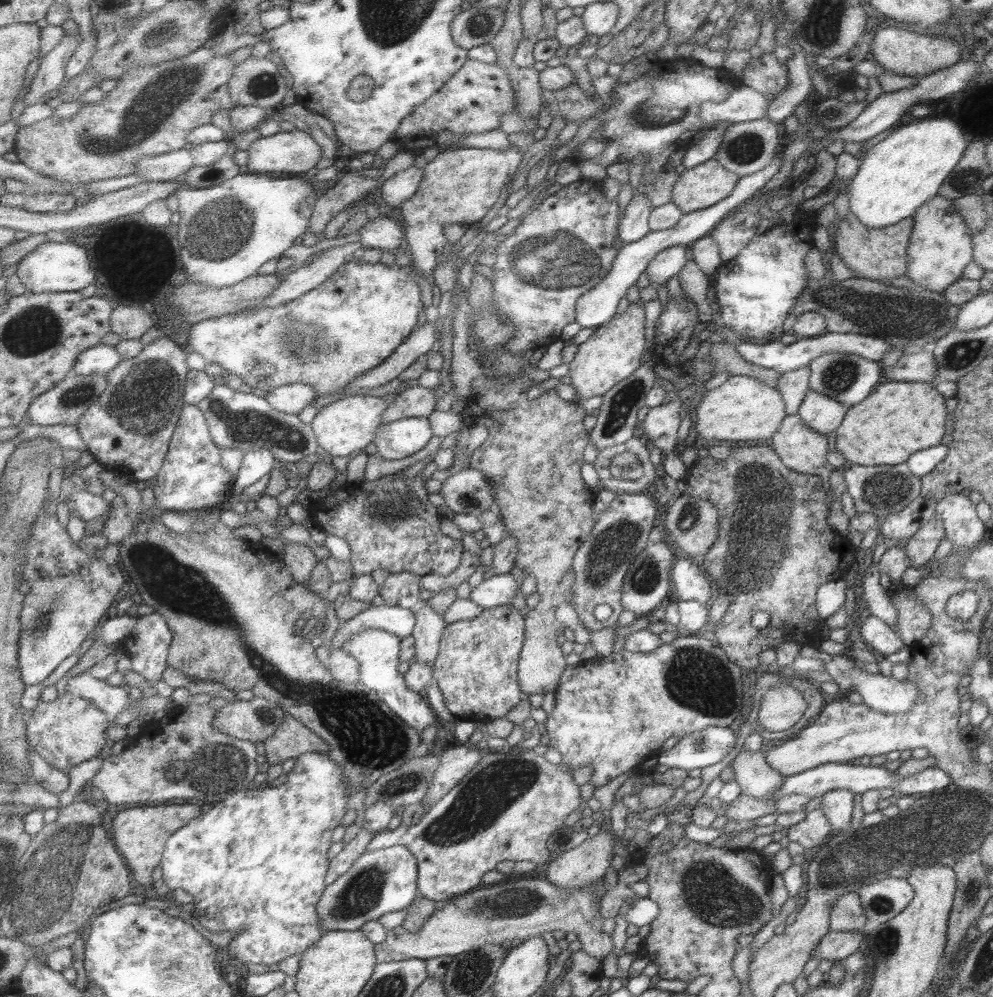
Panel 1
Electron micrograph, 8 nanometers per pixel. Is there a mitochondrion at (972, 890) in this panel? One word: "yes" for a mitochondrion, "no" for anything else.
yes

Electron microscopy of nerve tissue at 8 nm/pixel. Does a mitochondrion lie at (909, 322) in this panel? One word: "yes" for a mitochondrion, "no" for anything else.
yes

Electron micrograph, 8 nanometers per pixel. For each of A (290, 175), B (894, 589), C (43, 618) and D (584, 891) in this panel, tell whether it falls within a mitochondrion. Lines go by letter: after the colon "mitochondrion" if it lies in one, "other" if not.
A: other
B: other
C: mitochondrion
D: other

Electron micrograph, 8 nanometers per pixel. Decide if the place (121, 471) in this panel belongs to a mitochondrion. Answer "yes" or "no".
no

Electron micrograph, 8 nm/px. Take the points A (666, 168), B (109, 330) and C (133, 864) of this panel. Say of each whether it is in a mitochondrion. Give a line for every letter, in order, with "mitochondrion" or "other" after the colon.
A: other
B: other
C: other

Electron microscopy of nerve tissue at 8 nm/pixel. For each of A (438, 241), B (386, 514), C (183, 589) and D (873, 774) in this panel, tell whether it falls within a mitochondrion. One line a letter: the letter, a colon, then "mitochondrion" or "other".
A: other
B: mitochondrion
C: mitochondrion
D: other

